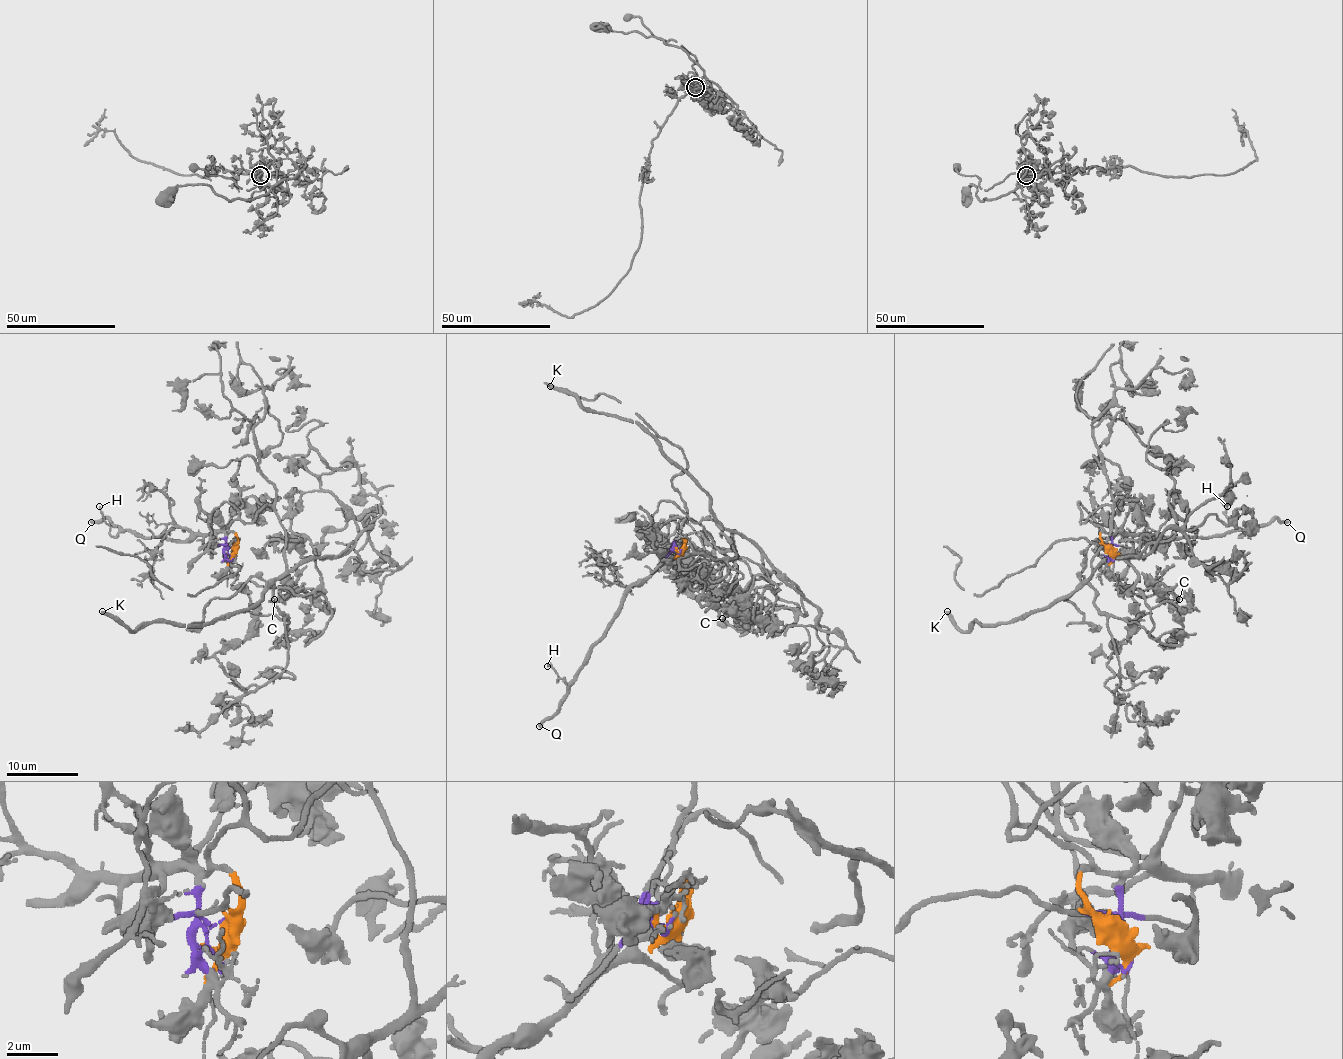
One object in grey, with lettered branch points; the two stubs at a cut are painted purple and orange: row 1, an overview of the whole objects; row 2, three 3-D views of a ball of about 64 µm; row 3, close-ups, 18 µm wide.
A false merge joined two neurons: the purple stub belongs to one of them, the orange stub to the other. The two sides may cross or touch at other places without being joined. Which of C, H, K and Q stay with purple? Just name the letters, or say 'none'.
H, Q

